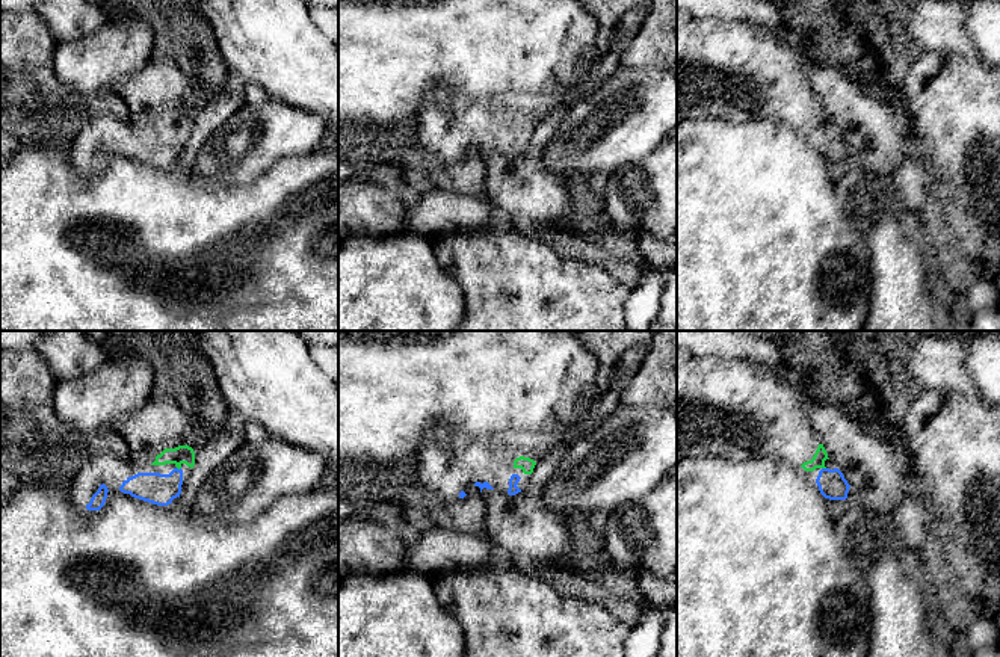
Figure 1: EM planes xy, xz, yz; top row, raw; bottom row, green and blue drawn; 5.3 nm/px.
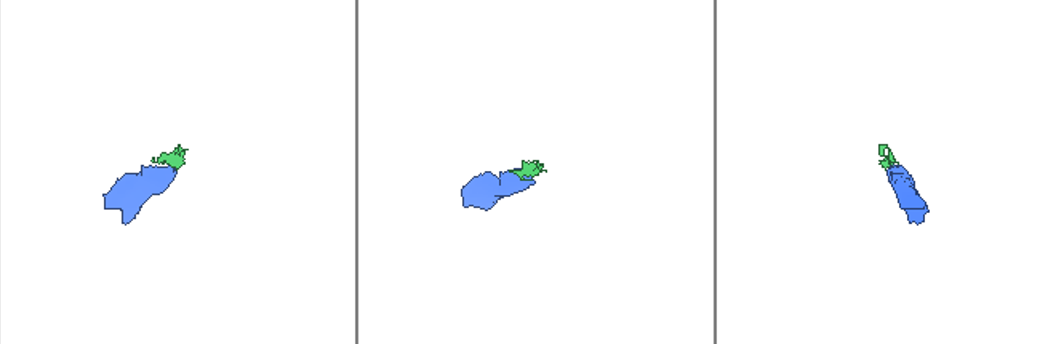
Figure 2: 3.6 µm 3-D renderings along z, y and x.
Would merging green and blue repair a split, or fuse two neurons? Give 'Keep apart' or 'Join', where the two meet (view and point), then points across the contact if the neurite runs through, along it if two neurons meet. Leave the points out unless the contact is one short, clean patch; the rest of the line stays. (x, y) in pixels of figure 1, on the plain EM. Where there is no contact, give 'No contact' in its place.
Join. Touches green at xy (179, 130). Path across: xy (180, 117), (179, 130), (160, 150), (156, 150)

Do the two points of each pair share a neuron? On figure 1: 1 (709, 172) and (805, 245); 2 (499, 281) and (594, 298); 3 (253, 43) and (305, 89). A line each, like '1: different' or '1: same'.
1: same
2: same
3: same

